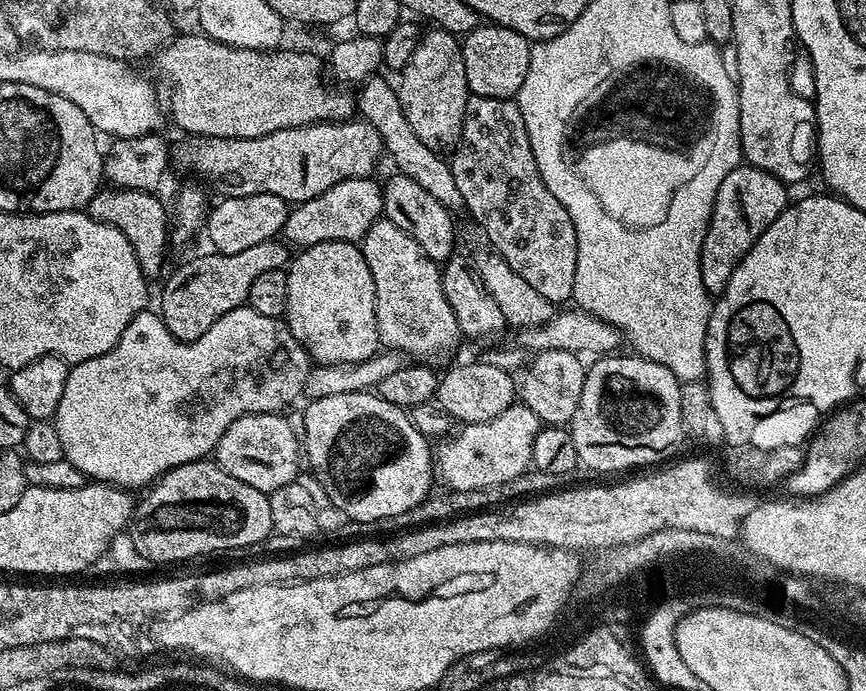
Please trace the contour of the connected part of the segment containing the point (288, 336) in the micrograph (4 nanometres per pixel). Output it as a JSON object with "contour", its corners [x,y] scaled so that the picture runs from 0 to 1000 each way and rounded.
{"contour":[[[289,443],[266,449],[256,460],[252,460],[231,489],[219,495],[208,493],[193,476],[189,465],[179,450],[176,453],[174,449],[167,449],[154,460],[150,472],[145,472],[145,478],[141,478],[141,489],[136,489],[136,495],[126,509],[113,518],[96,521],[95,525],[80,531],[76,564],[72,564],[72,582],[67,582],[67,593],[62,603],[62,612],[67,622],[67,648],[68,653],[74,653],[70,654],[73,664],[90,674],[90,680],[95,680],[95,686],[103,696],[127,700],[130,706],[144,709],[158,709],[157,706],[166,705],[170,708],[197,677],[244,661],[248,656],[256,628],[261,628],[263,618],[270,611],[275,611],[275,605],[299,596],[327,598],[331,585],[337,585],[345,576],[350,562],[352,566],[361,531],[363,527],[356,509],[344,495],[344,489],[339,489],[339,483],[333,476],[333,470],[327,462],[298,454],[298,449],[293,449]]]}

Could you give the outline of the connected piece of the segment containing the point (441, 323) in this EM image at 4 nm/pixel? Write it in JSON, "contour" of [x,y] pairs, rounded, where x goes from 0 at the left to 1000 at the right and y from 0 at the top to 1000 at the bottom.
{"contour":[[[447,315],[427,327],[418,349],[418,363],[432,402],[434,470],[440,499],[448,507],[461,507],[468,517],[477,515],[485,530],[516,528],[533,488],[529,460],[524,460],[524,449],[520,449],[520,437],[515,437],[510,420],[505,378],[498,376],[467,330],[455,327]]]}

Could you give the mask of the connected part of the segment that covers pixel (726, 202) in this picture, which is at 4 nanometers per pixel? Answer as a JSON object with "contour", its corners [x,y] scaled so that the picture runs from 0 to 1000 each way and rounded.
{"contour":[[[856,234],[829,269],[829,287],[824,292],[822,320],[818,323],[815,344],[811,350],[808,384],[811,385],[811,414],[818,427],[829,431],[843,408],[843,397],[866,368],[871,350],[905,308],[912,294],[911,268],[904,266],[894,252],[875,246],[870,237]]]}

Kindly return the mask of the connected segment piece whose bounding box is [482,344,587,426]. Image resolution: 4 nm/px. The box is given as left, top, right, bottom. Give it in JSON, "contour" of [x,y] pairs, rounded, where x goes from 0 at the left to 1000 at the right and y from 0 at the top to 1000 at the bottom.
{"contour":[[[594,498],[591,504],[573,508],[566,507],[557,515],[558,525],[573,528],[576,534],[597,537],[602,525],[611,527],[605,550],[600,553],[600,576],[609,589],[622,603],[625,612],[633,616],[651,616],[659,612],[667,580],[672,573],[672,559],[676,557],[678,538],[673,521],[666,511],[651,507],[633,507],[621,511],[611,504]]]}

